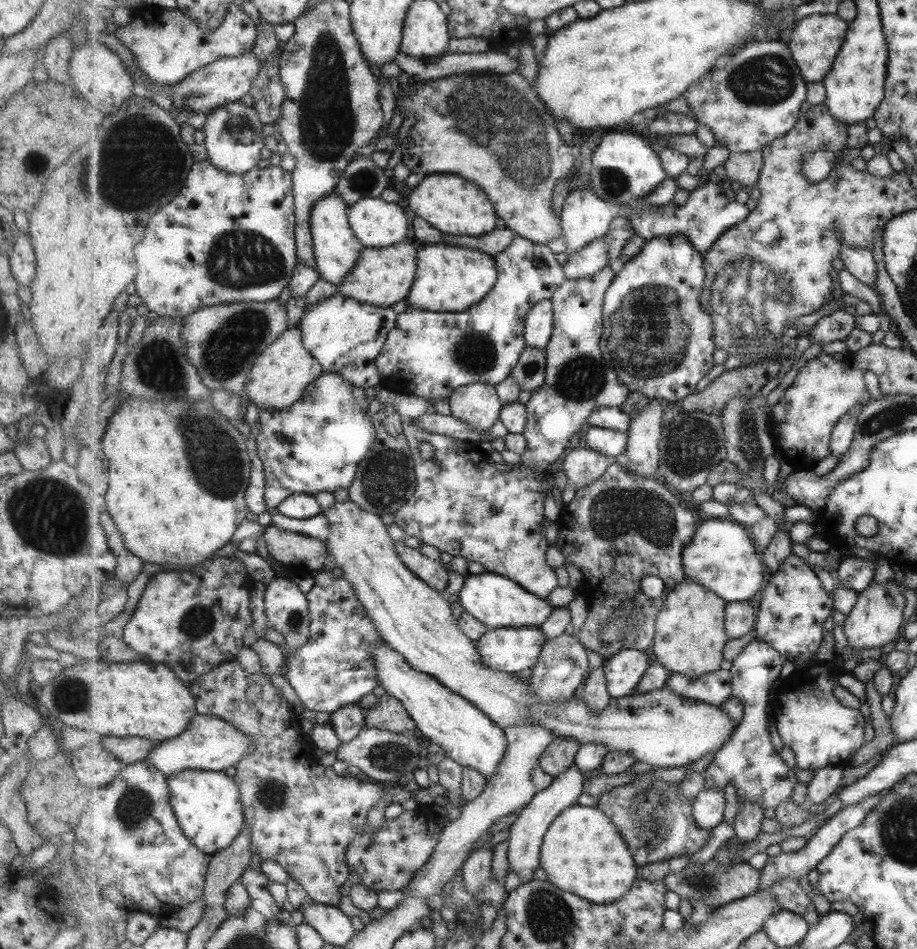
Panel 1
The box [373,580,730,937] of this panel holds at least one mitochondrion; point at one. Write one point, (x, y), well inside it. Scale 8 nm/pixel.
(645, 839)

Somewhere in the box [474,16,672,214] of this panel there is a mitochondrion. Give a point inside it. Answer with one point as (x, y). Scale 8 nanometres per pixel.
(613, 182)

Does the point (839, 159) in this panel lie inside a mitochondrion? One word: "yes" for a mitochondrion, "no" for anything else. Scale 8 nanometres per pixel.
no

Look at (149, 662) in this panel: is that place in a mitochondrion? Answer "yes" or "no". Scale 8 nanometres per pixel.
no

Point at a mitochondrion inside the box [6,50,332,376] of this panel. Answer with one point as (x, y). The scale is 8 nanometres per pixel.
(102, 180)

